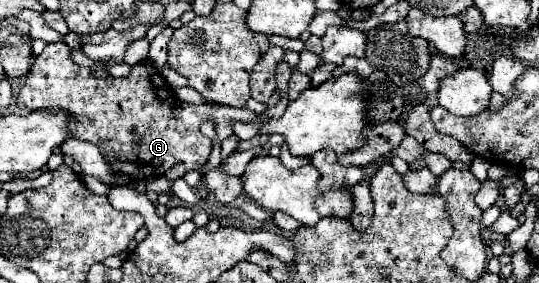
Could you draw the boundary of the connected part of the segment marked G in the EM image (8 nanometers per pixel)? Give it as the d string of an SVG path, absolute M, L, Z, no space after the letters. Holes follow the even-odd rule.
M63 42L47 44L41 56L37 56L27 82L17 94L17 104L29 110L49 108L73 114L75 124L71 126L71 136L93 142L101 148L101 154L115 172L111 186L121 180L139 180L163 174L179 160L187 170L199 170L213 148L211 138L199 132L203 120L211 120L215 124L217 138L225 140L233 136L233 122L255 122L261 118L261 114L249 108L239 110L225 104L181 104L173 98L171 88L165 84L159 70L149 62L133 66L129 78L93 78L89 68L73 62L69 46ZM101 142L111 142L111 146L103 148Z

